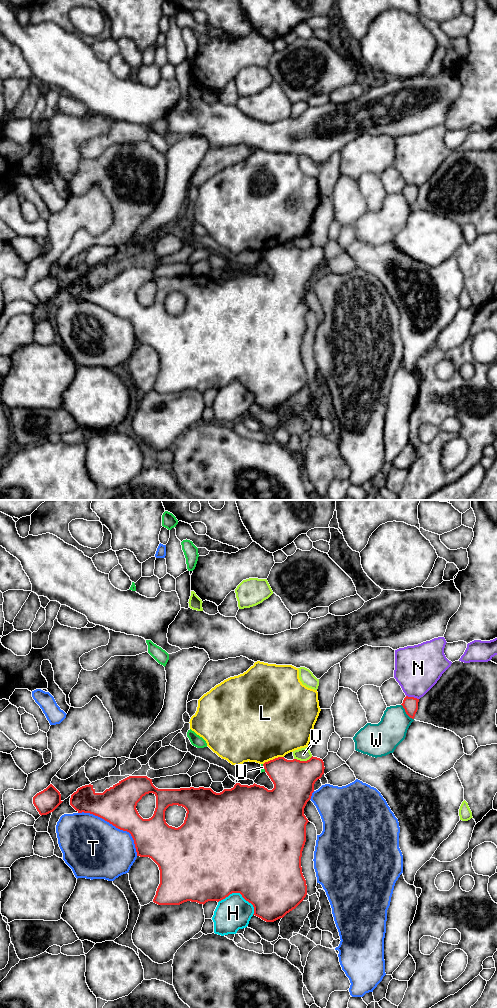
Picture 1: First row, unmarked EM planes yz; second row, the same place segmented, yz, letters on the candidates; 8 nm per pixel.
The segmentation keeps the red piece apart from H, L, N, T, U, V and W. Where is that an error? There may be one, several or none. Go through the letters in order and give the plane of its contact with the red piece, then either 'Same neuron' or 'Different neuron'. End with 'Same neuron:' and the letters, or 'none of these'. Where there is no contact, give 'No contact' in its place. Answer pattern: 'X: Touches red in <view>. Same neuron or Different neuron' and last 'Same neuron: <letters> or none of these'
H: Touches red in yz. Different neuron
L: Touches red in yz. Different neuron
N: Touches red in yz. Different neuron
T: Touches red in yz. Different neuron
U: Touches red in yz. Different neuron
V: Touches red in yz. Different neuron
W: Touches red in yz. Different neuron
Same neuron: none of these

